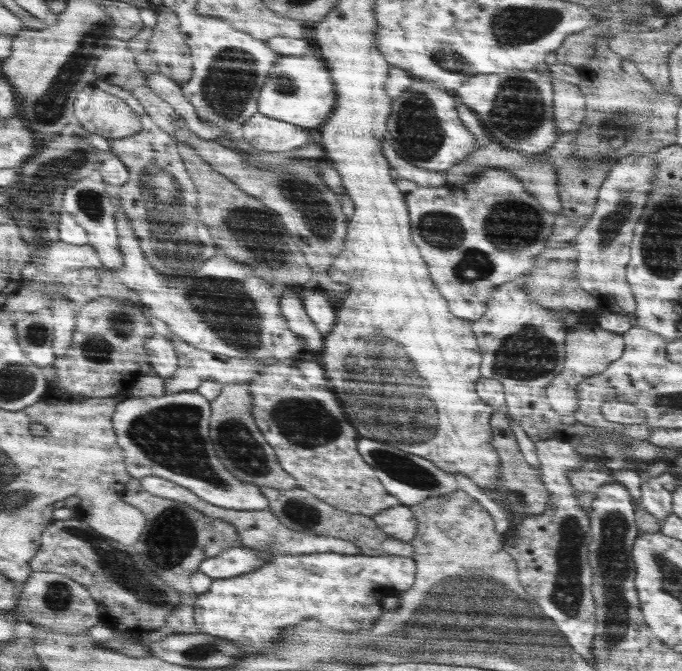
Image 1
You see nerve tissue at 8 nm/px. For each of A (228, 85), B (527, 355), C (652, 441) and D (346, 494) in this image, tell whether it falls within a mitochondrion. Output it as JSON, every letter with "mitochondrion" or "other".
{"A":"mitochondrion","B":"mitochondrion","C":"other","D":"other"}

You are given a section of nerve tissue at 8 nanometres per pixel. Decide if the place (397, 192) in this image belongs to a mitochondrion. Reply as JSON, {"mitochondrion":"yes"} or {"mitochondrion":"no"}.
{"mitochondrion":"no"}

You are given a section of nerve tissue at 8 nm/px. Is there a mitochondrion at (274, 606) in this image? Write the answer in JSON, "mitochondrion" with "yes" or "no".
{"mitochondrion":"no"}

